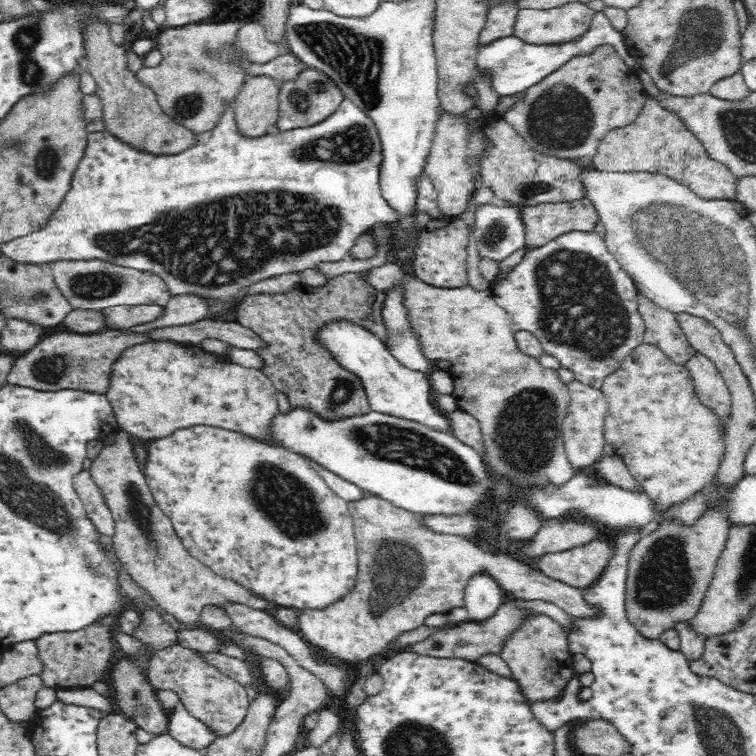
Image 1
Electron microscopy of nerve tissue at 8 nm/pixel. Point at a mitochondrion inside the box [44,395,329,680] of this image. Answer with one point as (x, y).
(139, 513)

